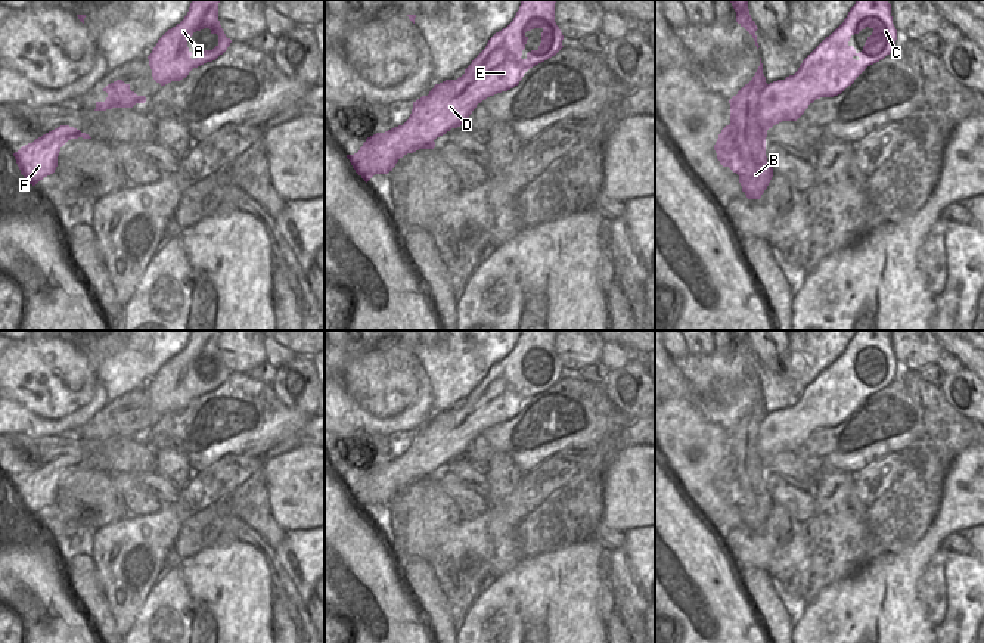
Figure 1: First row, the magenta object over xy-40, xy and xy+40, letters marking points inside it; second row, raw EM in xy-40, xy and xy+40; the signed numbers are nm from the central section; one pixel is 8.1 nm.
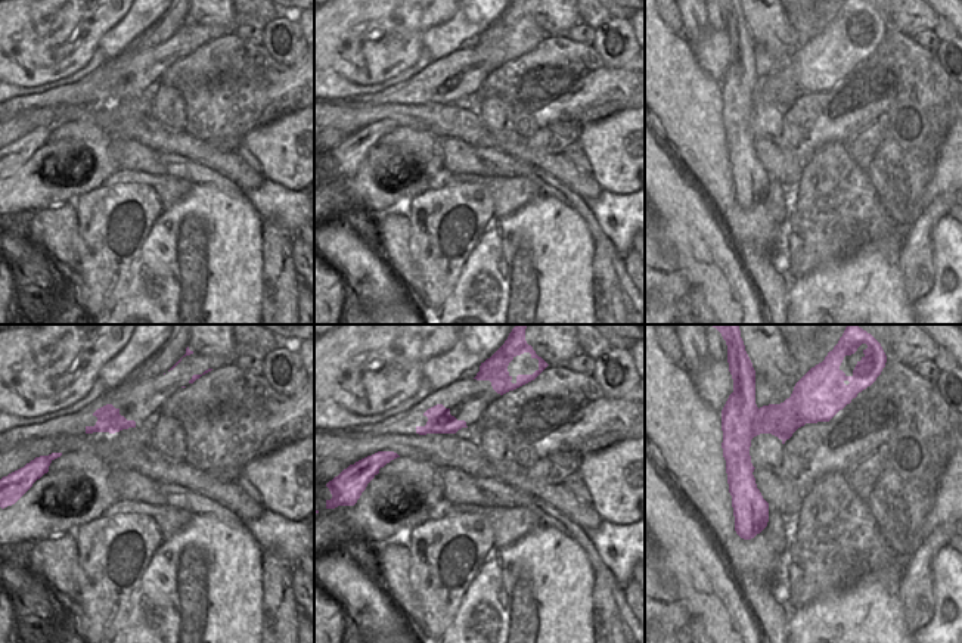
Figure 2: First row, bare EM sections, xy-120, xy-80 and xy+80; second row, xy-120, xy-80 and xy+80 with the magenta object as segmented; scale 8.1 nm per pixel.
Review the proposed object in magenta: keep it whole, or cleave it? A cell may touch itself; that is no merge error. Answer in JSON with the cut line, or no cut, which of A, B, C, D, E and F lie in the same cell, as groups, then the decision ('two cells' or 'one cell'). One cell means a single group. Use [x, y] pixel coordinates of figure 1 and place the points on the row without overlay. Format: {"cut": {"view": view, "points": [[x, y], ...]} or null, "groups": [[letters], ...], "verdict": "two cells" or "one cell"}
{"cut": {"view": "xy+40", "points": [[767, 415], [761, 422], [757, 437], [760, 463], [764, 469]]}, "groups": [["A", "C", "D", "E", "F"], ["B"]], "verdict": "two cells"}

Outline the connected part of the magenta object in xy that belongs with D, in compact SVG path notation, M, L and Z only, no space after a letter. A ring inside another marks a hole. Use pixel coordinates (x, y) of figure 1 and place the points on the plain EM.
M521 330L513 351L488 370L462 407L435 414L428 426L413 432L413 448L407 454L367 468L357 484L347 485L356 503L366 513L375 504L388 504L401 485L465 456L478 434L513 419L530 398L555 386L564 378L555 333ZM534 358L543 360L541 373L522 389L525 363Z

